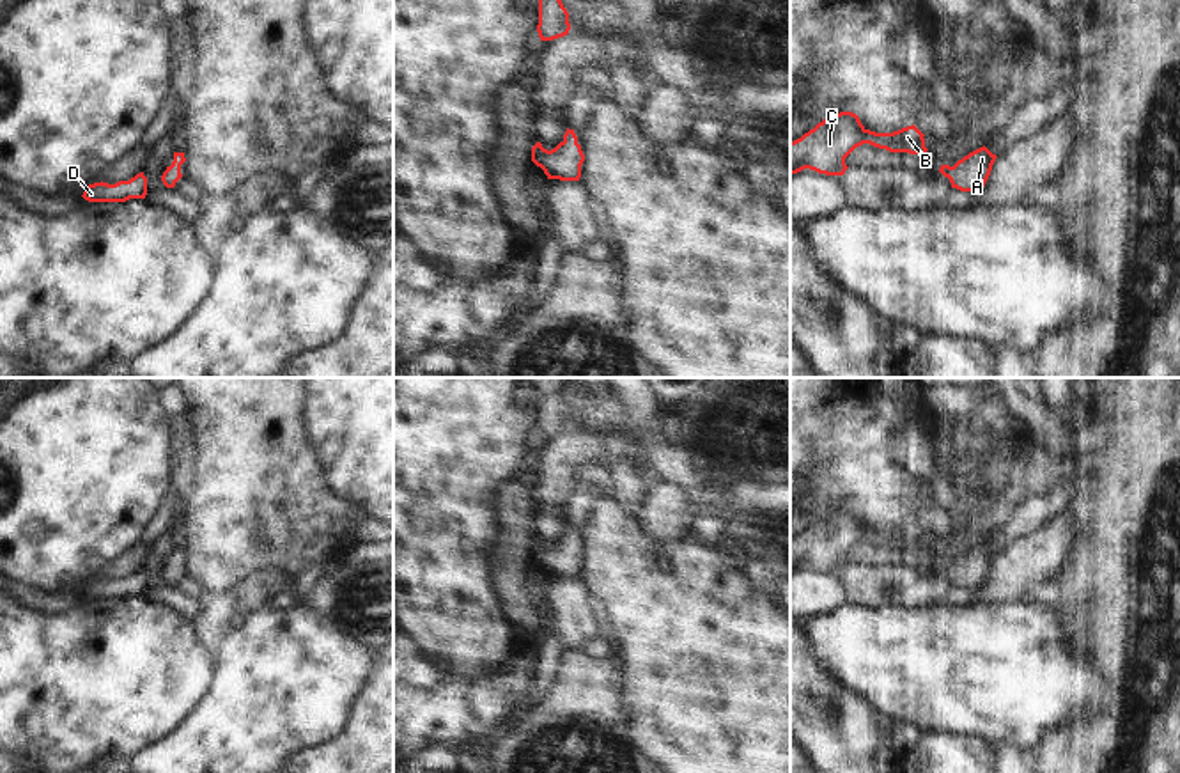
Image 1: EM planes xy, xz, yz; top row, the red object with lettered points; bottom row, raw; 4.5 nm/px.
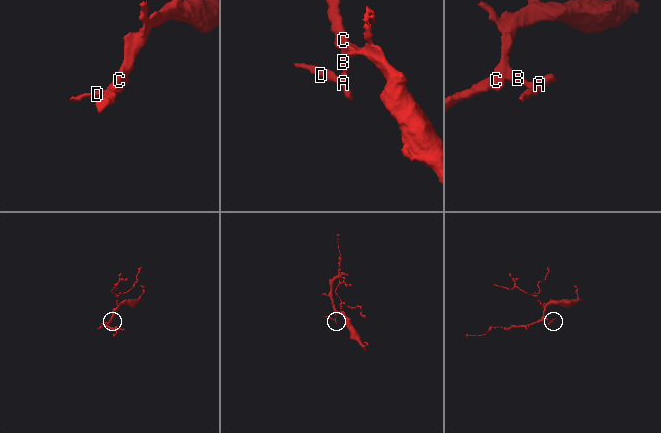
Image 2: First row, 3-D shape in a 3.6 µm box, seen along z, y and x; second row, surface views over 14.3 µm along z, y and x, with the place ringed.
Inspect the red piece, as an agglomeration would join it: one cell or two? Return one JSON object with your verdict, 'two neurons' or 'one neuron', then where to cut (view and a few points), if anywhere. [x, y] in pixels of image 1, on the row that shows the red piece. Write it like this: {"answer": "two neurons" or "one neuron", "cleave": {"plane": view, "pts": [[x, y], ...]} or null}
{"answer": "one neuron", "cleave": null}

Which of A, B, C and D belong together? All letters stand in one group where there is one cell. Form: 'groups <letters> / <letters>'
groups A B C D

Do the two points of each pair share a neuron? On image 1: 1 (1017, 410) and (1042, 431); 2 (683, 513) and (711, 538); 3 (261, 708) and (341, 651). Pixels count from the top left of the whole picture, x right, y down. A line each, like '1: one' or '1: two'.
1: one
2: two
3: one

